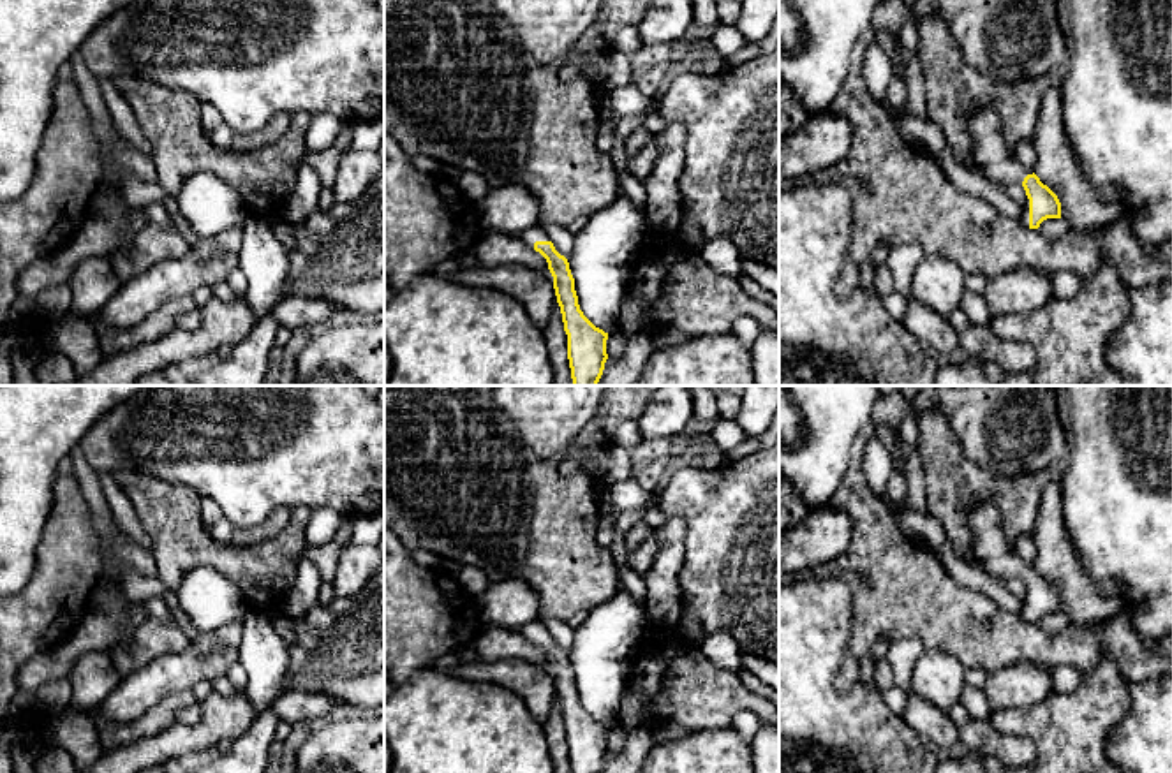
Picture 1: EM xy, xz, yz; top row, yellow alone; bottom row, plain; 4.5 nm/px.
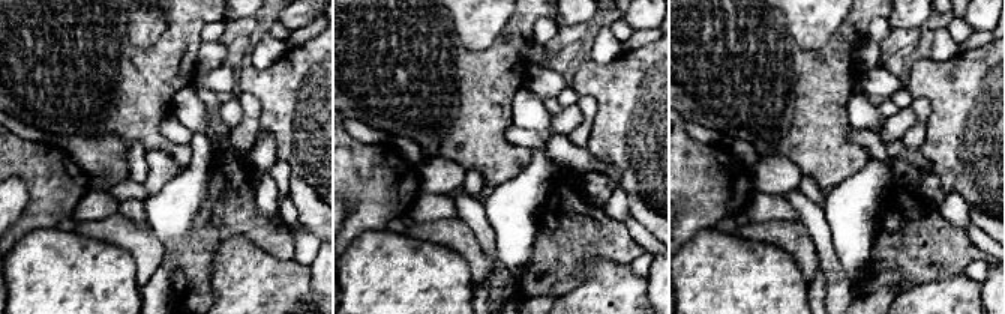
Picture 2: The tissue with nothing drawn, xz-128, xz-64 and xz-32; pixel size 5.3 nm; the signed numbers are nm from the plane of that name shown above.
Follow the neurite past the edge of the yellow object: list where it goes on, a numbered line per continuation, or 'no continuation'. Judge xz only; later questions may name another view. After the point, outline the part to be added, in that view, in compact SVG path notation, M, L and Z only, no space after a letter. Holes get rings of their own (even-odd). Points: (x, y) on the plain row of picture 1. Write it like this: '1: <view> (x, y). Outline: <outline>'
1: xz (529, 631). Outline: M541 620L529 622L525 625L511 629L511 630L518 632L530 643L534 643L536 636L550 636L550 630L546 629L546 625Z

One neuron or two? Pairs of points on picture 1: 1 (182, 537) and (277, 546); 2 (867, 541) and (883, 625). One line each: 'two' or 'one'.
1: one
2: one

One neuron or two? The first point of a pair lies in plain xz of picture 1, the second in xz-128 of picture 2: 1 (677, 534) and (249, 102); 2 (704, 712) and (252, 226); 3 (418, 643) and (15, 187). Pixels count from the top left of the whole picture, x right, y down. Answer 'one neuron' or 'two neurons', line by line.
1: one neuron
2: one neuron
3: two neurons

